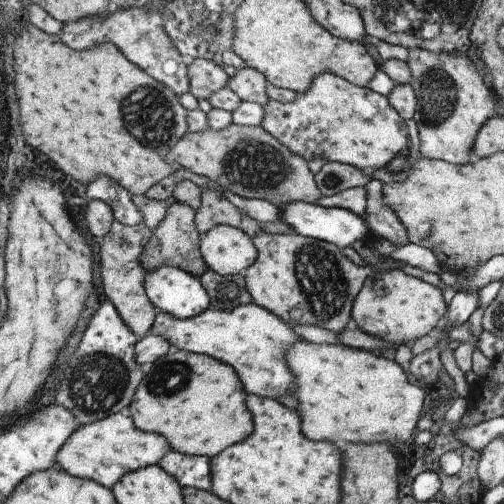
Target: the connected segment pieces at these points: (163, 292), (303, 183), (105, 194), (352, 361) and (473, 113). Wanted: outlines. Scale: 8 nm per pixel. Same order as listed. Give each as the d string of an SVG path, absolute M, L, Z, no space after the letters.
M182 267L149 270L146 286L158 310L174 314L174 318L194 318L213 306L213 298L201 277Z
M232 123L230 128L222 130L210 128L196 134L190 132L173 147L167 158L171 163L179 163L192 172L218 182L226 191L244 198L264 199L281 209L292 202L315 203L324 198L307 160L290 150L285 142L280 142L263 126Z
M102 176L96 180L90 190L86 192L87 197L93 200L108 202L114 210L118 221L130 226L142 224L145 221L145 214L141 207L134 202L134 193L122 183L116 181L112 176Z
M304 339L294 342L289 349L290 366L294 374L298 375L298 392L296 392L302 414L302 430L310 434L310 440L330 440L330 442L406 442L412 434L421 417L422 406L426 392L420 386L408 382L408 373L405 372L394 359L375 352L355 349L343 344L316 344Z
M422 47L408 49L408 66L412 71L412 88L418 100L415 116L417 122L422 157L428 159L442 159L454 164L466 164L475 162L476 156L472 154L474 138L484 126L488 118L496 117L501 113L501 101L494 94L494 90L486 85L482 75L476 70L476 64L468 54L458 52L433 53Z

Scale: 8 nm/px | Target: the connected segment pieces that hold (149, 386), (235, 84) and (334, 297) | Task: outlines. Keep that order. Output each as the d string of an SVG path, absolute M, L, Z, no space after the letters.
M179 349L172 350L154 364L148 363L144 368L146 378L137 390L129 413L140 430L166 435L172 443L172 449L190 455L208 455L213 459L231 446L246 442L256 432L257 421L248 404L245 382L240 380L238 369L230 366L230 363L210 355Z
M248 66L231 77L229 86L238 92L244 101L260 103L266 107L272 99L268 92L270 84L271 82L263 72Z
M263 232L255 236L253 241L257 243L261 254L246 275L248 288L256 303L285 319L293 327L308 324L337 334L346 330L358 292L372 274L368 264L356 266L334 243L305 237L297 232Z

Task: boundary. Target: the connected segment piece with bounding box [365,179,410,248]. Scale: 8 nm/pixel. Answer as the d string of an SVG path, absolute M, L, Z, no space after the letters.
M372 179L365 186L367 195L366 222L372 233L377 237L386 238L397 248L402 248L410 243L407 228L400 222L398 216L390 206L382 200L382 181Z

